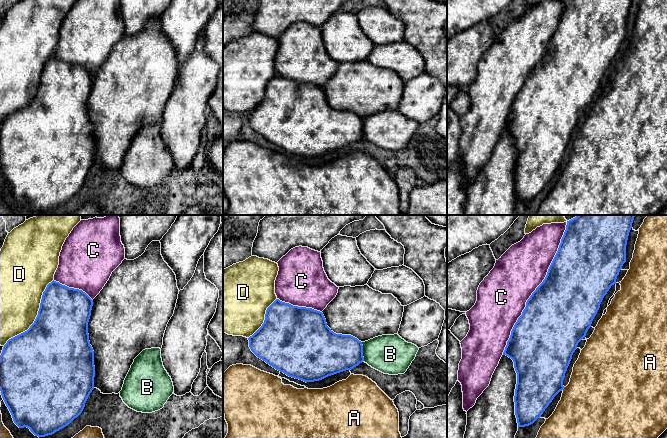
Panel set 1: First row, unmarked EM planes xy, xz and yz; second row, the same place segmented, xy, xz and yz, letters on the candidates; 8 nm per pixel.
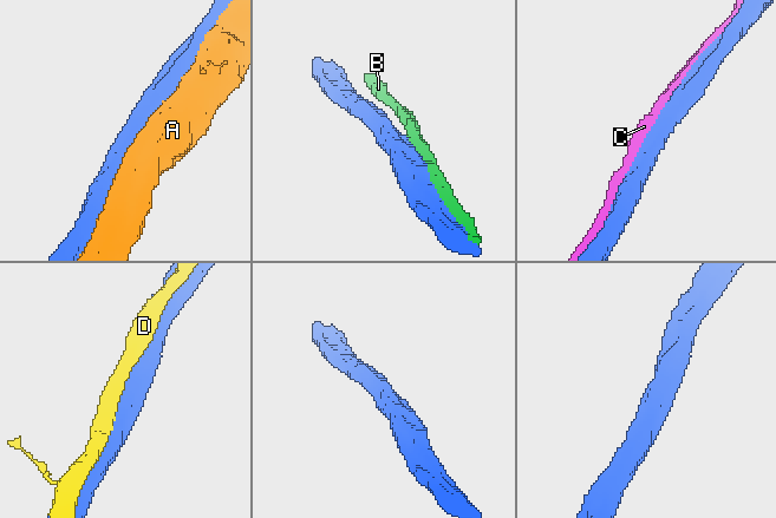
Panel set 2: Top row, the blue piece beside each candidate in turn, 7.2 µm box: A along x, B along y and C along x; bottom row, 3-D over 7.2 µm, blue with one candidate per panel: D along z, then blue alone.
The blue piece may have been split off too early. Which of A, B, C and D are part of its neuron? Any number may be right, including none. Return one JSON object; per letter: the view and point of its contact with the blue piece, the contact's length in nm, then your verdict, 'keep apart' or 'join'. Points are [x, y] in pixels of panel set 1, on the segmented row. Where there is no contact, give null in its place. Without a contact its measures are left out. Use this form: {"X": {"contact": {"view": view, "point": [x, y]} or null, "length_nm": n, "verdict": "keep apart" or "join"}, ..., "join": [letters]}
{"A": {"contact": {"view": "yz", "point": [563, 388]}, "length_nm": 30, "verdict": "keep apart"}, "B": {"contact": {"view": "xz", "point": [362, 351]}, "length_nm": 150, "verdict": "keep apart"}, "C": {"contact": {"view": "yz", "point": [536, 288]}, "length_nm": 1200, "verdict": "keep apart"}, "D": {"contact": {"view": "xy", "point": [37, 316]}, "length_nm": 650, "verdict": "keep apart"}, "join": []}

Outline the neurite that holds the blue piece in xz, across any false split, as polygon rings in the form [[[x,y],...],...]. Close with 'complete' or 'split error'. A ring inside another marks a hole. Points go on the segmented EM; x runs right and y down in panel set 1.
[[[276,299],[266,310],[265,314],[265,320],[262,326],[252,335],[248,338],[249,340],[249,347],[251,351],[260,359],[265,361],[267,364],[275,368],[276,370],[283,372],[289,377],[302,380],[304,382],[314,382],[322,380],[328,376],[346,371],[351,370],[354,367],[358,366],[360,363],[364,361],[363,357],[363,345],[362,342],[359,341],[357,338],[351,336],[351,335],[342,335],[342,334],[336,334],[334,333],[326,323],[326,319],[322,312],[314,310],[312,308],[306,308],[306,307],[298,307],[293,306],[289,303],[285,303],[280,301],[279,299]]]; complete

